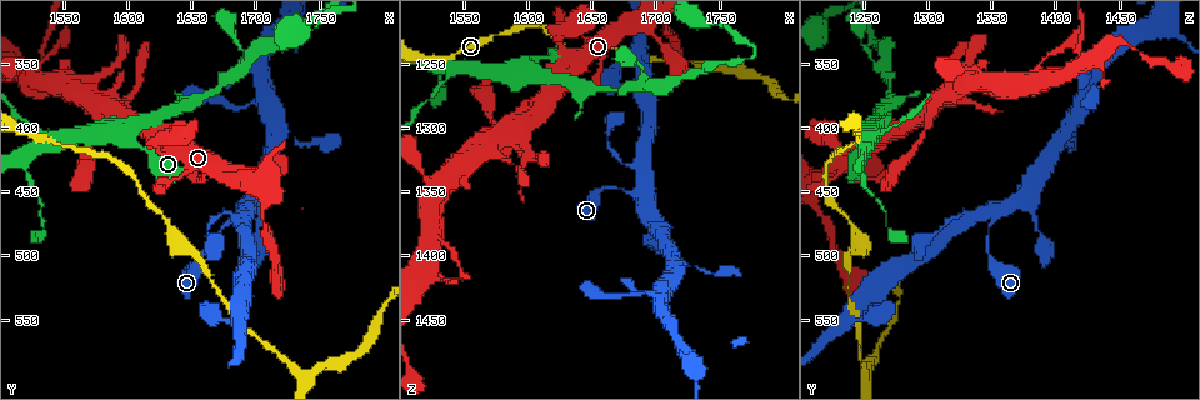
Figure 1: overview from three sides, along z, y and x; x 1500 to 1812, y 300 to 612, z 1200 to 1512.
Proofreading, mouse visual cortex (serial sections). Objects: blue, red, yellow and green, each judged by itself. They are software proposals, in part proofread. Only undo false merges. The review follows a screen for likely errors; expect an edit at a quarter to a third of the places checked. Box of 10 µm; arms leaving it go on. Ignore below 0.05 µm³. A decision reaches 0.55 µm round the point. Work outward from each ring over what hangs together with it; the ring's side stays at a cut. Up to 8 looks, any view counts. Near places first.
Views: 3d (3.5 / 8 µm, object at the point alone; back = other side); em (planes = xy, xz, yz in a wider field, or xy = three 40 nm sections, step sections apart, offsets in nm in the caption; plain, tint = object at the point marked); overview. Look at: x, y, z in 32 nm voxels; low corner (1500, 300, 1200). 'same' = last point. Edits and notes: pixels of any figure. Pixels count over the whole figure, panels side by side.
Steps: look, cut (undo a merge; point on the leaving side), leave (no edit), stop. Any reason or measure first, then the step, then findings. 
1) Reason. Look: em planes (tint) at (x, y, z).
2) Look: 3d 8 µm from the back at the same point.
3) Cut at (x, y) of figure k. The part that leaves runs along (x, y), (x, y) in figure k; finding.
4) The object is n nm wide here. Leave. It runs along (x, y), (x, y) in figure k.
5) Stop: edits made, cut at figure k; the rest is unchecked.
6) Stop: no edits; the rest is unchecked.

Small branch off a trunk. Look: 3d 3.5 µm at (1600, 406, 1252).

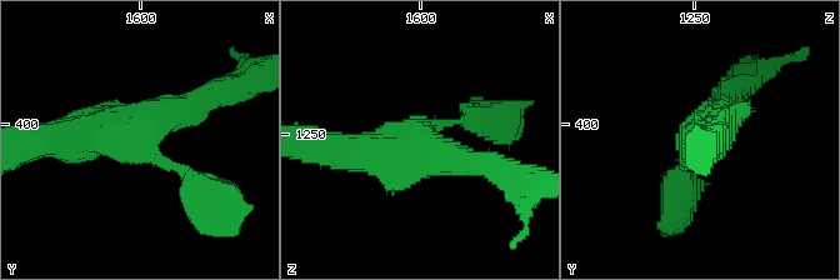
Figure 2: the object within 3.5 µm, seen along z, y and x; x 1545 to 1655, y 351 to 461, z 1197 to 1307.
Now the EM. Look: em xy step 1 (tint) at (1600, 404, 1252).

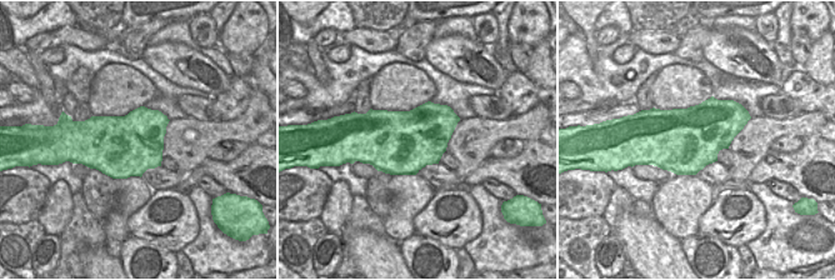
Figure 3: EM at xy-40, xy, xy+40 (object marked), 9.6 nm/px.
Leave. Continuous, no second cell.

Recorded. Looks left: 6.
Three arms meet. Look: 3d 3.5 µm from the back at (1542, 410, 1254).

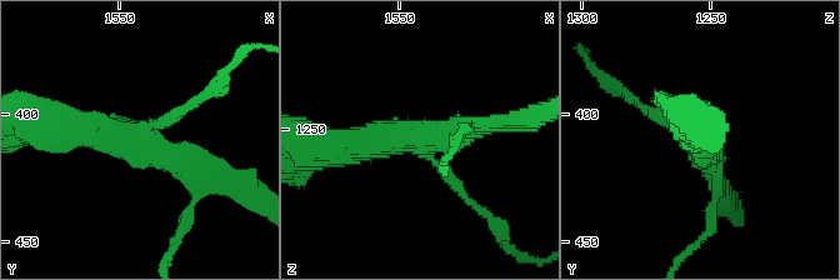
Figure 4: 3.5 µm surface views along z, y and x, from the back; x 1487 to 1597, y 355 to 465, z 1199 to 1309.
Look: em xy step 5 (tint) at (1543, 411, 1252).

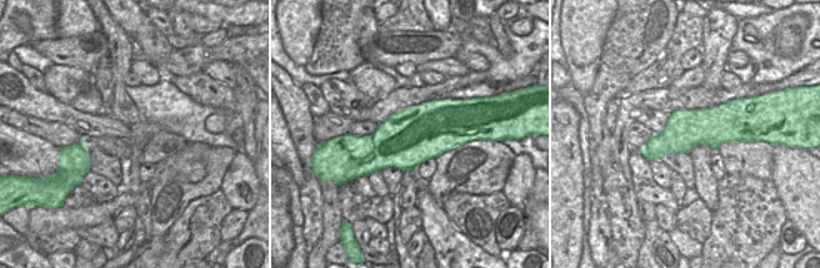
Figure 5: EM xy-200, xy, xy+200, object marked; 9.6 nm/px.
The arms are 150, 300, 400 nm wide. Cut at (176, 114) of figure 4. The part that leaves runs along (153, 125), (223, 86), (223, 71) in figure 4; a second cell is stuck on.

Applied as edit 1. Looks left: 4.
Look: 3d 3.5 µm at (1746, 588, 1254).

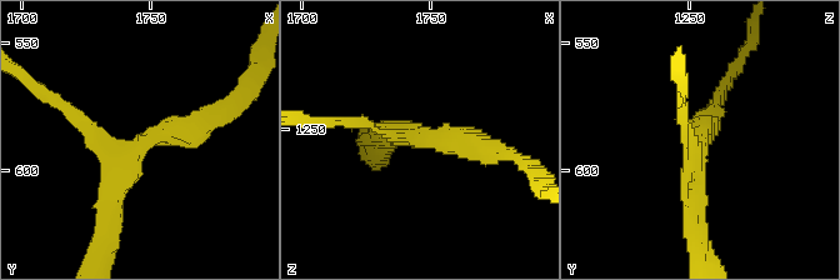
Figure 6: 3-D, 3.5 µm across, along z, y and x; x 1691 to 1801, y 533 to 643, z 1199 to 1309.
3 arms meet here; the arms are 150, 200, 350 nm wide; now the EM. Look: em xy step 1 (tint) at (1746, 591, 1252).

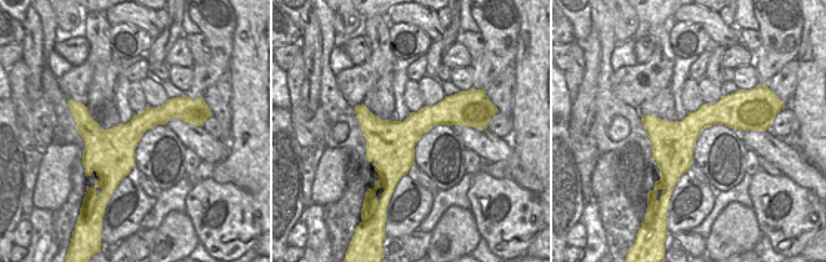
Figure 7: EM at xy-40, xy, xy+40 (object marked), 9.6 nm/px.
Leave. It runs along (356, 124), (498, 150) in figure 6; continuous, no second cell.

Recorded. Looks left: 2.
Stop: edits made, cut at figure 4; the rest is unchecked.

